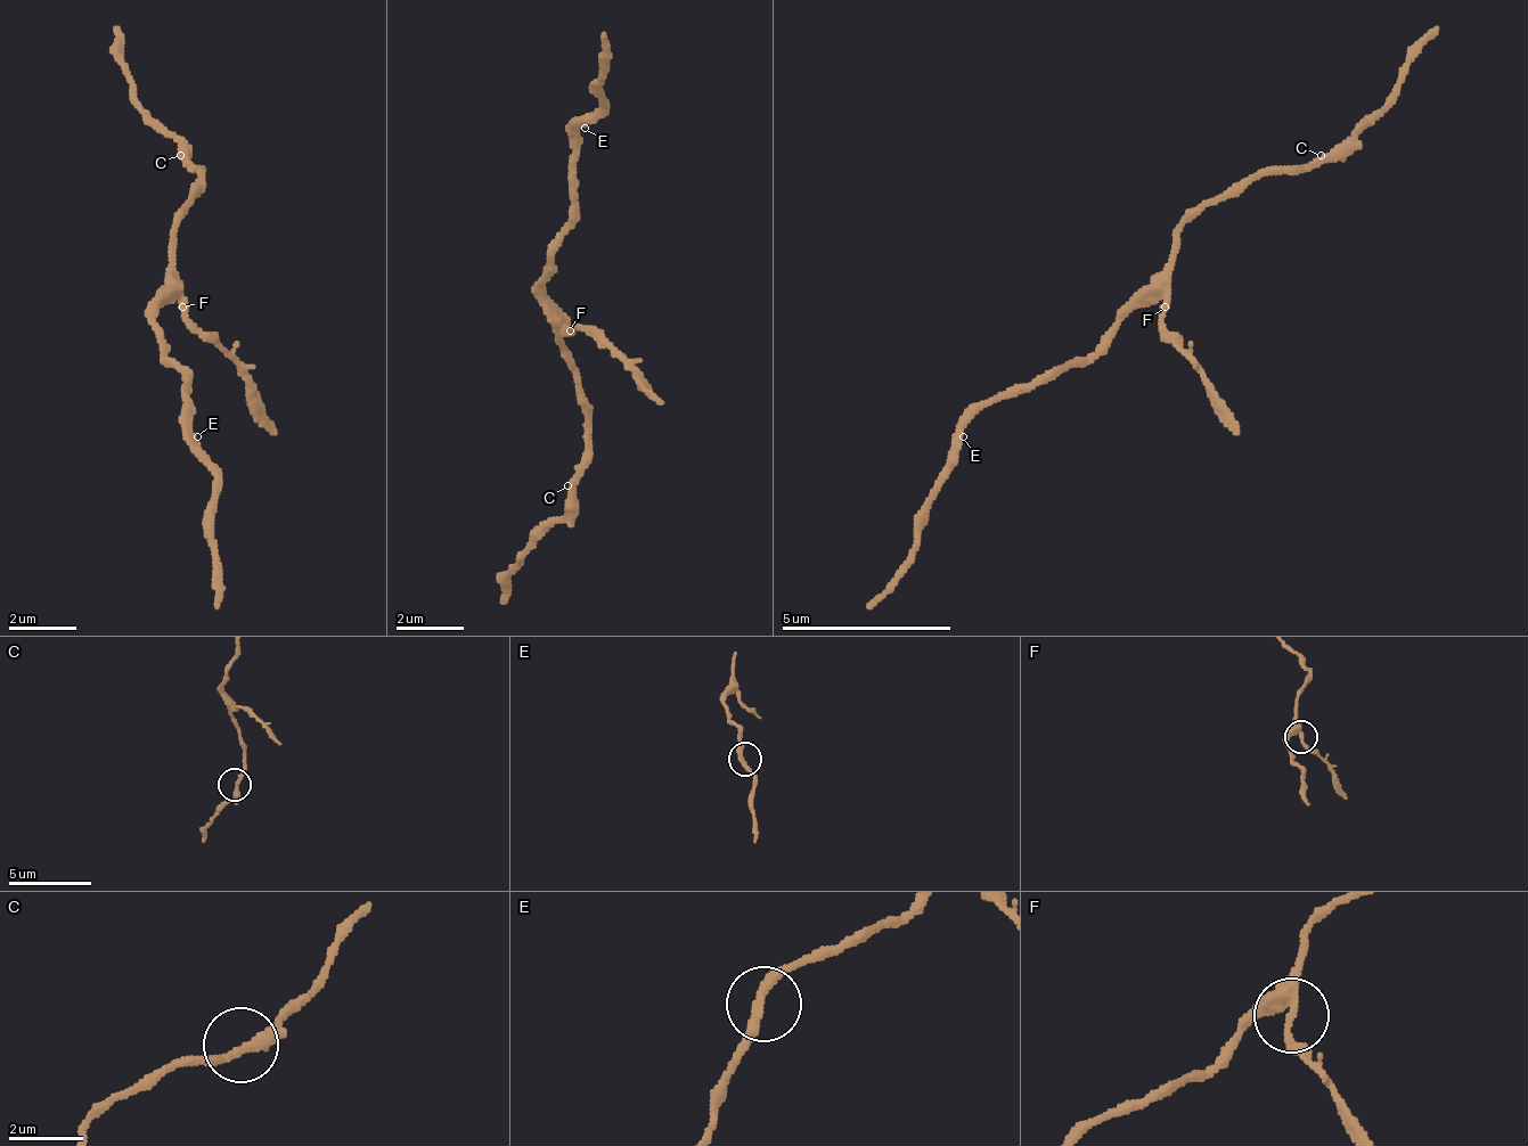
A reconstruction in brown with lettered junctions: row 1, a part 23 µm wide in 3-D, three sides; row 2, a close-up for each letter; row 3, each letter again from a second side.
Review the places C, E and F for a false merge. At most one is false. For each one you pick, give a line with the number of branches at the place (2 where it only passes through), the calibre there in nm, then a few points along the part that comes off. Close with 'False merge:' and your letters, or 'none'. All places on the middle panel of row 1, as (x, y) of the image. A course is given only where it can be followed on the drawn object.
F: 3 | 280 nm | (568, 333), (593, 333), (661, 400)
False merge: F

